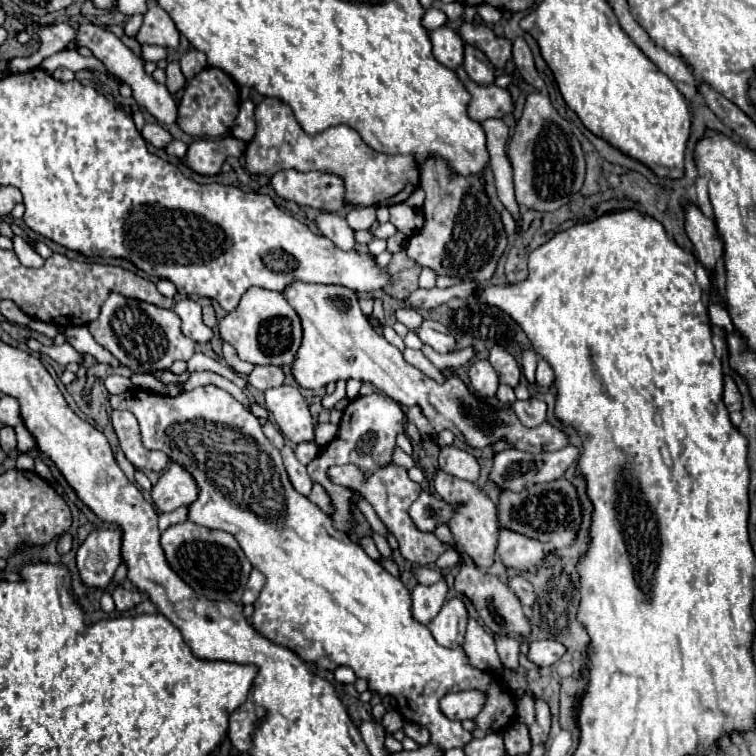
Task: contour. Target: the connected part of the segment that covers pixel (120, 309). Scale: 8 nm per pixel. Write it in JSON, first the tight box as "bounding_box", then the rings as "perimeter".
{"bounding_box":[87,293,195,373],"perimeter":[[[111,293],[105,299],[99,317],[91,321],[87,329],[101,347],[105,347],[121,365],[129,367],[133,373],[169,369],[173,361],[189,361],[195,353],[195,341],[181,333],[181,321],[173,309],[161,309],[121,293]]]}

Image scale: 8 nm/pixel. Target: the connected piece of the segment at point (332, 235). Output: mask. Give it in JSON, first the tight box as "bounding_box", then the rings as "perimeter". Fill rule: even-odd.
{"bounding_box":[317,213,355,251],"perimeter":[[[321,213],[319,219],[317,219],[317,227],[339,249],[343,249],[343,251],[353,251],[355,249],[355,237],[353,237],[355,231],[337,213]]]}

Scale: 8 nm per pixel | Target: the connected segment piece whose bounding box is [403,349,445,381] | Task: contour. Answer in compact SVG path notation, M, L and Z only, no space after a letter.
M405 349L405 351L403 351L403 357L405 357L411 365L415 365L417 369L421 369L425 375L433 377L435 381L445 381L445 373L443 373L441 369L437 369L419 349Z

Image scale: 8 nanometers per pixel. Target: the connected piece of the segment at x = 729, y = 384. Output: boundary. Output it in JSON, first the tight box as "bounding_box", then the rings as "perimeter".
{"bounding_box":[723,377,741,411],"perimeter":[[[725,377],[723,403],[727,405],[729,411],[741,411],[741,395],[739,395],[739,389],[731,377]]]}

